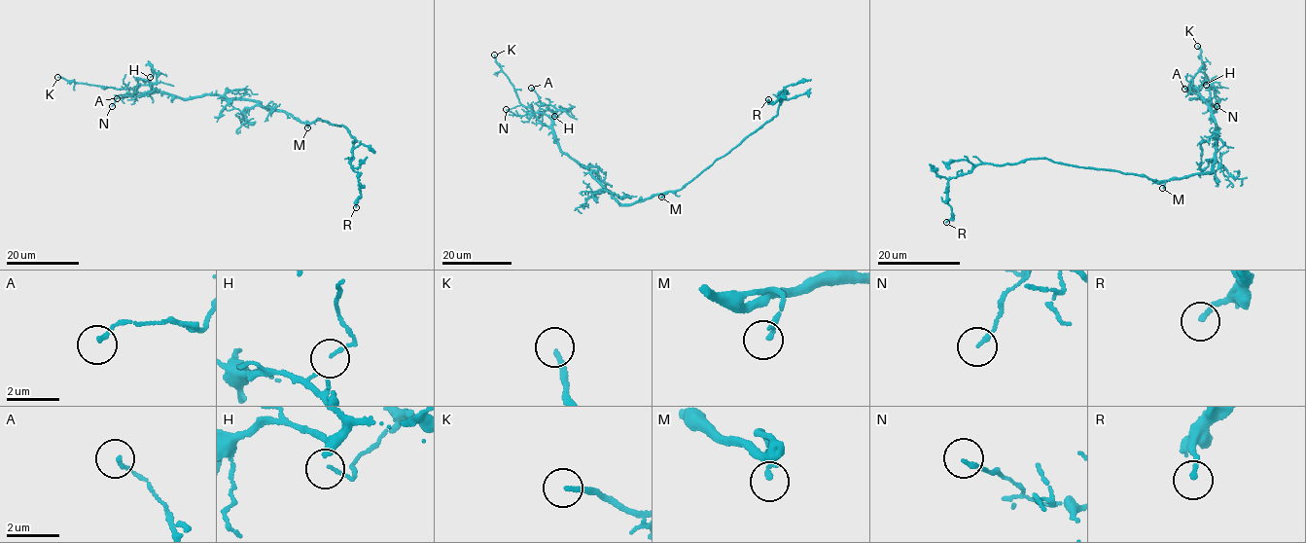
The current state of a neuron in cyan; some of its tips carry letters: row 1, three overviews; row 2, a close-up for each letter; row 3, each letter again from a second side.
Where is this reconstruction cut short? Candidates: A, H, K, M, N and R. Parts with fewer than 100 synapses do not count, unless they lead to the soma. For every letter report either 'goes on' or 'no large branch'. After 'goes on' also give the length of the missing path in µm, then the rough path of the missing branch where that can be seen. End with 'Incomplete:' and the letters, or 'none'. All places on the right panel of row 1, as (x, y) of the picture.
A: no large branch
H: no large branch
K: goes on; missing 10 µm; course (1197, 46), (1207, 35), (1229, 37)
M: no large branch
N: no large branch
R: no large branch
Incomplete: K

